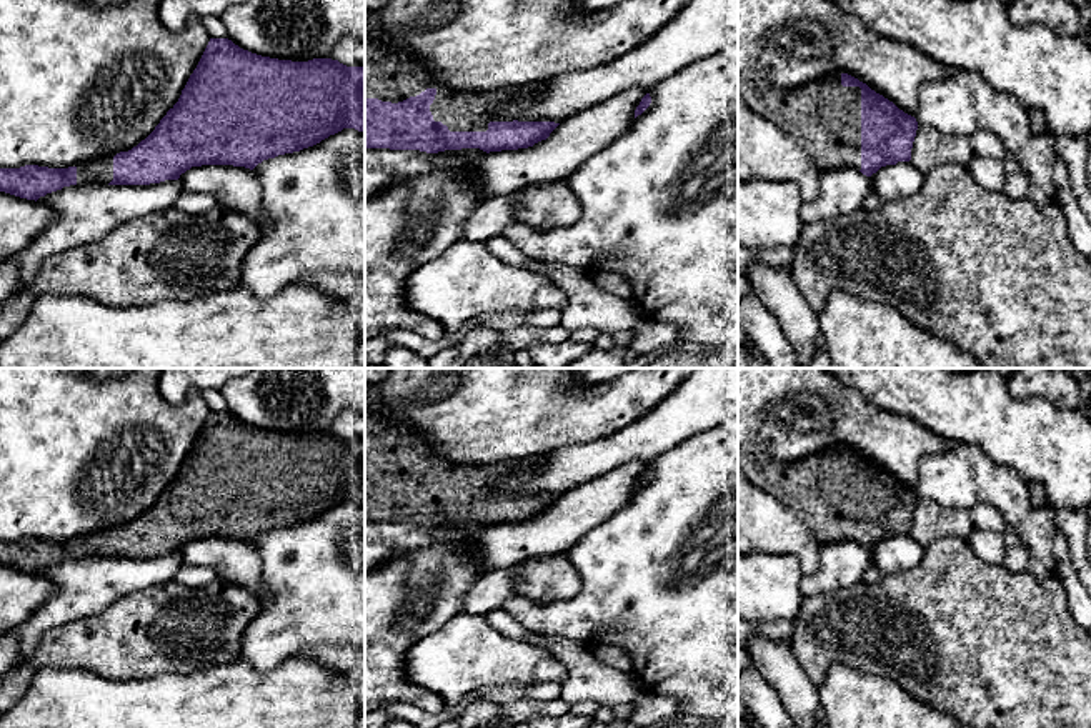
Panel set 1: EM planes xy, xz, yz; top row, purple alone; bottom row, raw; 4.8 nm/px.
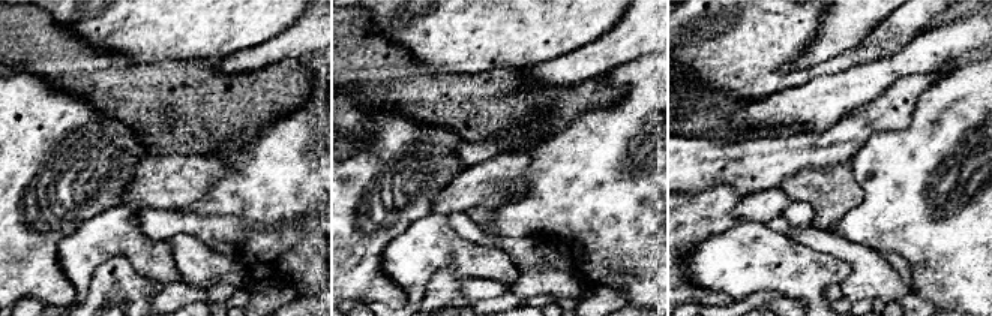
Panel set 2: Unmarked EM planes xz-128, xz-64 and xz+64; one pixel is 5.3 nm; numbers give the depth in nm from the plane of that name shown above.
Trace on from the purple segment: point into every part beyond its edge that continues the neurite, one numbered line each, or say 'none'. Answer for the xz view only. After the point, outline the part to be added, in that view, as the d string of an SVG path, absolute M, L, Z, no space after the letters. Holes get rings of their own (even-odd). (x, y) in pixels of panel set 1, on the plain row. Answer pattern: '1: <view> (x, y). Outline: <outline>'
1: xz (392, 448). Outline: M365 383L365 471L398 476L435 461L436 468L430 478L435 495L441 495L450 505L486 505L490 495L516 493L506 480L538 458L491 465L455 465L440 460L416 431L386 418L371 405L375 386Z

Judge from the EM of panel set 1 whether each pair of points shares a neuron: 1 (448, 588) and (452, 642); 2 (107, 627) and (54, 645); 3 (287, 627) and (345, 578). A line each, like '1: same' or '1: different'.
1: different
2: same
3: same

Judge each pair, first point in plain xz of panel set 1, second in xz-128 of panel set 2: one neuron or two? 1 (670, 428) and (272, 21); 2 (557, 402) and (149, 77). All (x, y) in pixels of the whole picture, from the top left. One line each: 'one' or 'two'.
1: two
2: two

